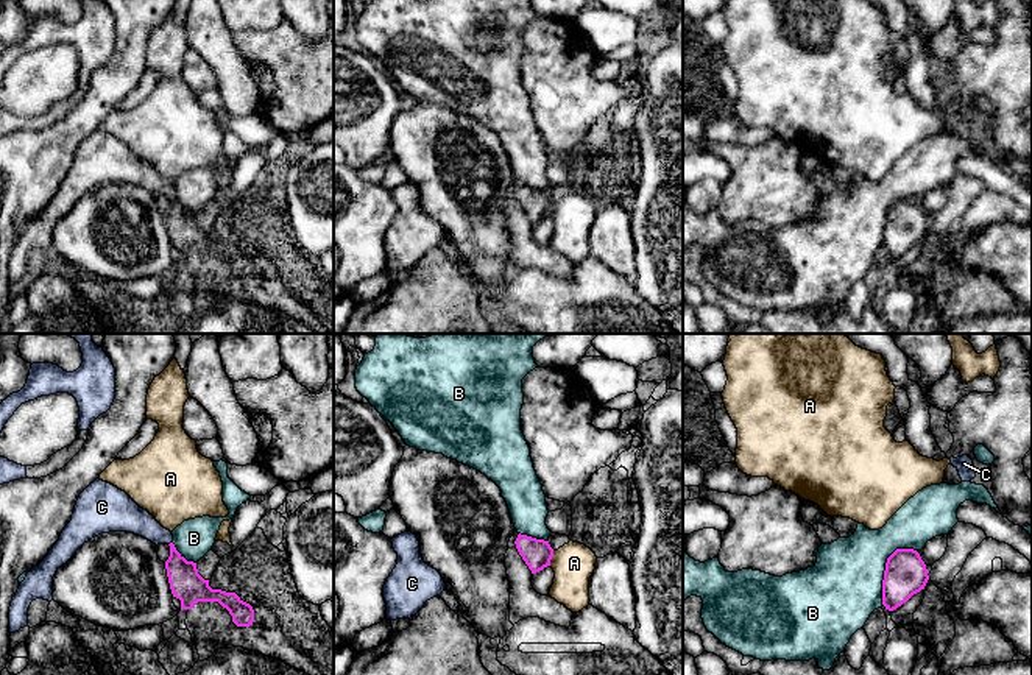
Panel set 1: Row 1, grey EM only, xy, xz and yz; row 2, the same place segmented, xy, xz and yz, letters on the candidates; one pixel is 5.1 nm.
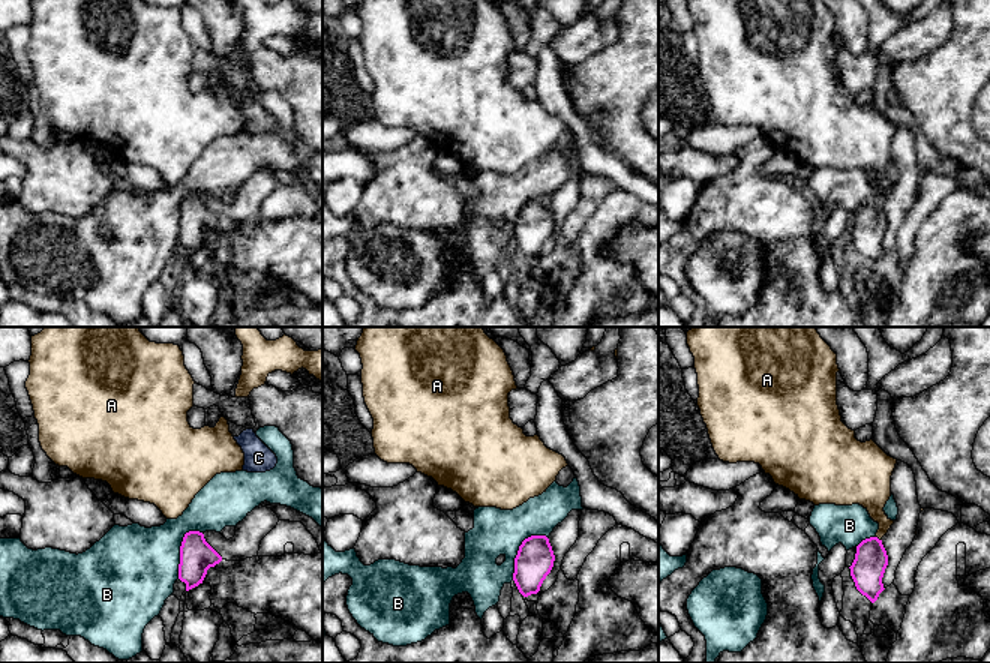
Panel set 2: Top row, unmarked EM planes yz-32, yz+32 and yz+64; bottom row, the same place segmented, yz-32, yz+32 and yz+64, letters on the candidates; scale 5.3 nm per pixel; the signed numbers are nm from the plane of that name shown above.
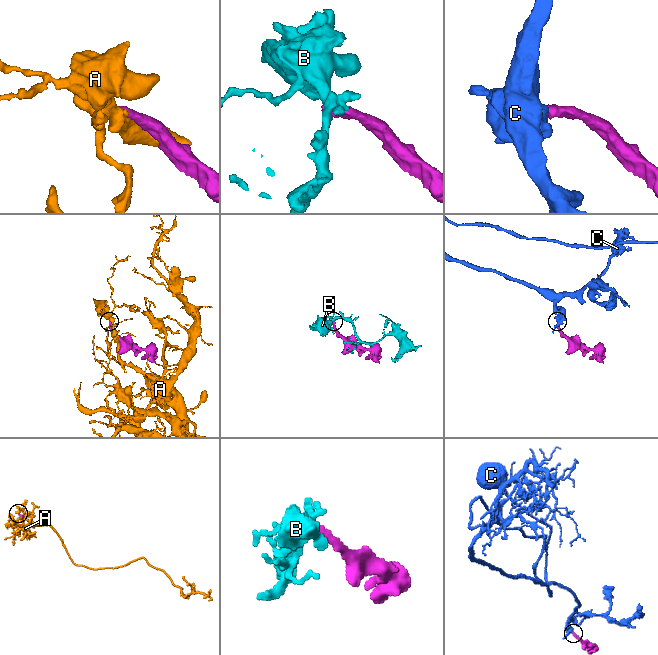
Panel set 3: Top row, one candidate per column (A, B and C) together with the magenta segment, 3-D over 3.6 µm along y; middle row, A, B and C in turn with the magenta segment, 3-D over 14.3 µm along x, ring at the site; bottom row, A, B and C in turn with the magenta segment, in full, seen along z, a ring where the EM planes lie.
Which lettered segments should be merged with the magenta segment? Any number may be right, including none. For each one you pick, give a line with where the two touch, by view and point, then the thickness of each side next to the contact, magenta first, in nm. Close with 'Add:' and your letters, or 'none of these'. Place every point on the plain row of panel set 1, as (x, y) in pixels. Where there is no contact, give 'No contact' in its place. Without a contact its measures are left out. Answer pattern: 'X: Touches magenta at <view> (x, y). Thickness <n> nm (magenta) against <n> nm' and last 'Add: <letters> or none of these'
C: Touches magenta at xy (170, 194). Thickness 170 nm (magenta) against 150 nm
Add: C

